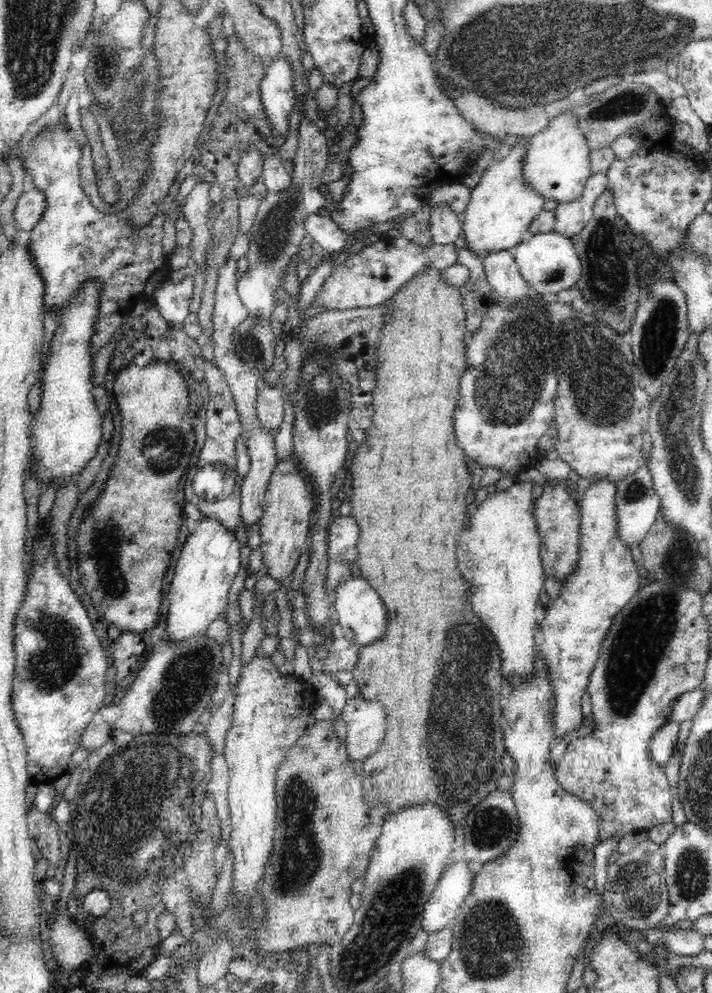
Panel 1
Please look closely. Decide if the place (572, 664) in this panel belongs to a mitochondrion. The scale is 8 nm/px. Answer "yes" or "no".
no

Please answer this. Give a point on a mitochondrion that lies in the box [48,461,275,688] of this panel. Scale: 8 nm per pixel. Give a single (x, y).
(108, 538)

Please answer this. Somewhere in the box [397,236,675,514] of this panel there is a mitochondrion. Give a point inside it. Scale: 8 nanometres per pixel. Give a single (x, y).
(508, 384)

